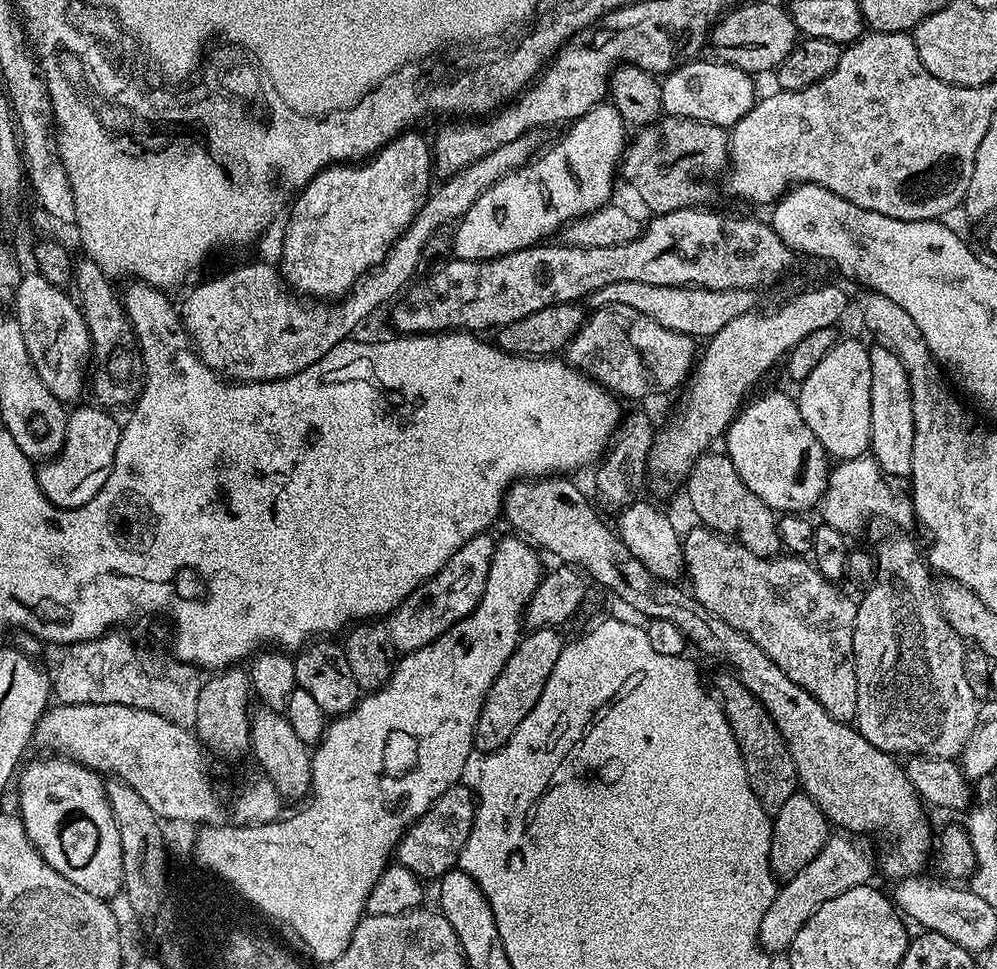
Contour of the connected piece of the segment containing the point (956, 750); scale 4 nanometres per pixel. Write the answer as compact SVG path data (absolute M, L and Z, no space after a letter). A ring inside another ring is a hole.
M896 534L900 536L888 536L874 551L874 575L872 583L867 585L864 597L859 597L856 606L856 621L854 622L854 670L858 678L858 710L854 727L878 750L891 752L897 758L913 756L929 756L930 758L942 758L950 760L959 757L964 751L966 742L970 734L974 734L974 722L980 713L980 704L976 700L976 692L968 682L968 676L964 673L964 648L965 641L961 640L960 635L946 622L946 618L940 609L937 589L932 588L933 577L930 575L930 569L926 563L925 557L916 549L914 541L910 540L906 534Z

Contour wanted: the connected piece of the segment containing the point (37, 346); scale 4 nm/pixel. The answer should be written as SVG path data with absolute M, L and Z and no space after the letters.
M37 271L29 272L29 276L28 273L21 275L20 284L16 288L14 319L16 319L22 330L22 342L26 342L26 350L30 354L30 362L34 366L38 378L42 378L42 382L46 382L46 390L50 390L50 394L54 394L54 398L58 398L65 406L72 406L77 403L75 400L83 392L86 392L84 363L87 362L88 356L90 357L92 352L92 339L84 321L84 315L80 312L79 303L65 289L48 282Z

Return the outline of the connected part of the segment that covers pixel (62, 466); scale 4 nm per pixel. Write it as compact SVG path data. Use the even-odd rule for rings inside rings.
M100 406L95 407L77 407L77 412L73 411L69 415L66 442L62 450L55 458L43 461L36 468L38 486L42 486L42 494L46 494L46 498L50 498L50 502L54 502L54 506L59 508L77 508L90 502L90 498L94 498L94 494L102 490L106 478L110 478L112 473L122 424L108 413L111 411Z

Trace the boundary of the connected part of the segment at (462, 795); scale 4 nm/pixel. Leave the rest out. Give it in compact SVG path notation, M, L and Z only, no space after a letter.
M461 782L450 786L450 790L439 796L430 806L430 810L422 814L422 818L415 820L404 831L404 837L396 845L395 859L402 866L406 866L406 870L419 876L421 881L439 881L440 877L459 865L462 846L466 846L466 838L470 838L470 830L476 817L477 797L466 784Z

